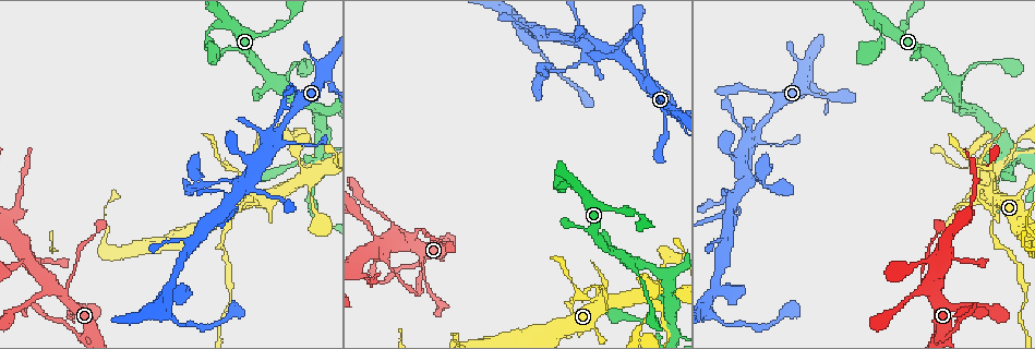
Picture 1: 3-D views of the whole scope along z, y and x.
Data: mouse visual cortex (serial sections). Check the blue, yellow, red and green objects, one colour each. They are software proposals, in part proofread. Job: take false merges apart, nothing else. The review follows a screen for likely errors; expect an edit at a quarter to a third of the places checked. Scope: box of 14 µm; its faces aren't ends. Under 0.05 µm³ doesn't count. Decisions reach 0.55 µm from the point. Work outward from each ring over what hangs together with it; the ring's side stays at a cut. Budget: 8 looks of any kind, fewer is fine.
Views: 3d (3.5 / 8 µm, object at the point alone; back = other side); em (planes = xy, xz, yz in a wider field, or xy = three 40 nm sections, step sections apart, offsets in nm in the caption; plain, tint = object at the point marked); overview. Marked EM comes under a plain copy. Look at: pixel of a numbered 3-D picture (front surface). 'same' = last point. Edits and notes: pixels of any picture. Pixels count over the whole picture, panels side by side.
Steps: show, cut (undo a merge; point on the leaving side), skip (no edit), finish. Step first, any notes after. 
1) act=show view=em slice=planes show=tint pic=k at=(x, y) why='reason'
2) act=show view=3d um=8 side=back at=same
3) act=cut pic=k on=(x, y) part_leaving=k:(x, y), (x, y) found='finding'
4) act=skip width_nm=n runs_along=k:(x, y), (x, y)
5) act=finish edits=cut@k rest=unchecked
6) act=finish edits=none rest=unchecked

act=show view=3d um=3.5 pic=1 at=(590, 300) why='a narrow waist'

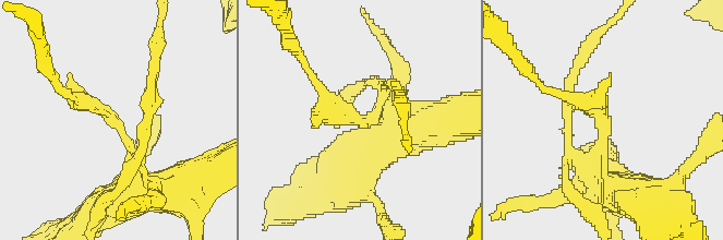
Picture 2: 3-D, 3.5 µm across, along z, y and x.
act=show view=em slice=xy step=5 show=tint pic=2 at=(363, 122) arm_widths_nm=250,250 why='need the tissue'

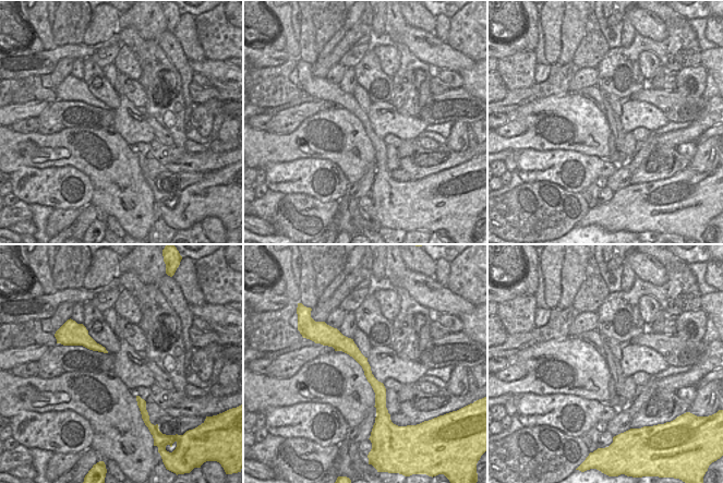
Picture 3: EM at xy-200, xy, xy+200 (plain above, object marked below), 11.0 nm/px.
act=cut pic=2 on=(568, 117) part_leaving=2:(574, 158), (565, 182), (601, 226) found='two cells meet here'

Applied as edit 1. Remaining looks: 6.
act=show view=3d um=3.5 side=back pic=1 at=(315, 162) why='side arm on a straight run'

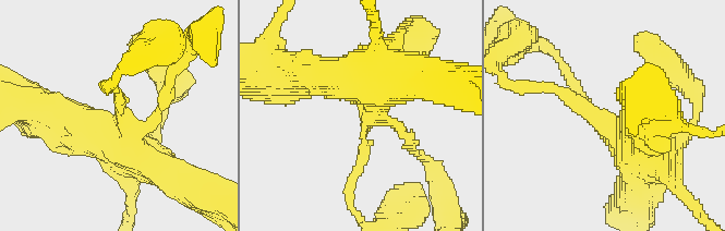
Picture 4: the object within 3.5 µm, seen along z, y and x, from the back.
act=show view=em slice=xy step=1 show=tint pic=4 at=(598, 117) arms=3 arm_widths_nm=150,150,500 why='need the tissue'

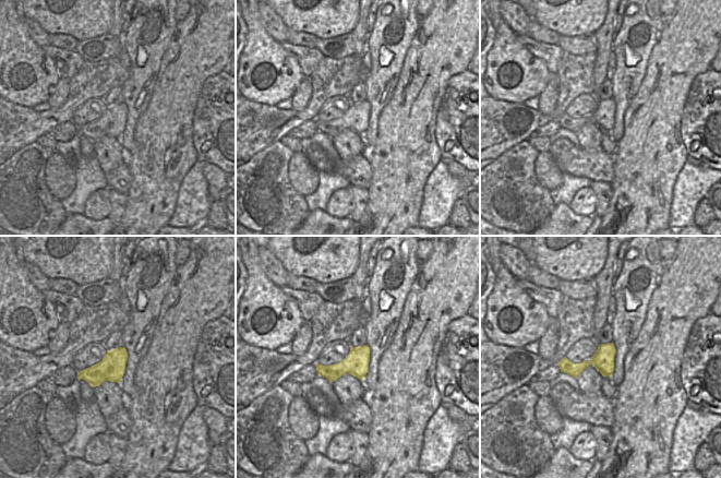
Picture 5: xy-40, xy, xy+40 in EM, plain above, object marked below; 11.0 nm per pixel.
act=skip width_nm=260 runs_along=4:(645, 162), (567, 92), (539, 85) found='one cell here'

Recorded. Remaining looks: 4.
act=show view=3d um=8 pic=1 at=(932, 286) why='four arms meet'

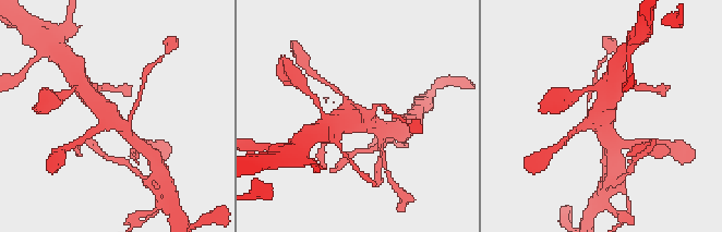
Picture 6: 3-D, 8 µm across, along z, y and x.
act=show view=3d um=3.5 pic=6 at=(602, 122) why='closer look'

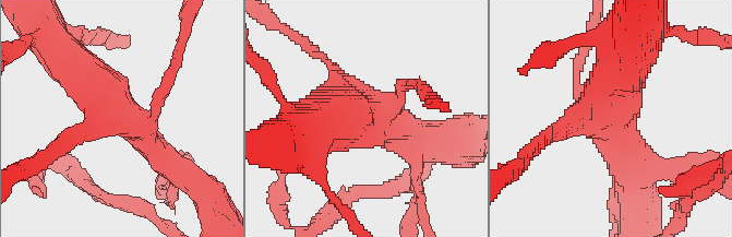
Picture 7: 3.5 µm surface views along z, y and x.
act=skip runs_along=7:(175, 169), (114, 98), (74, 64) found='continuous, no second cell'

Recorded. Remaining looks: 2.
act=finish edits=cut@2 rest=unchecked

